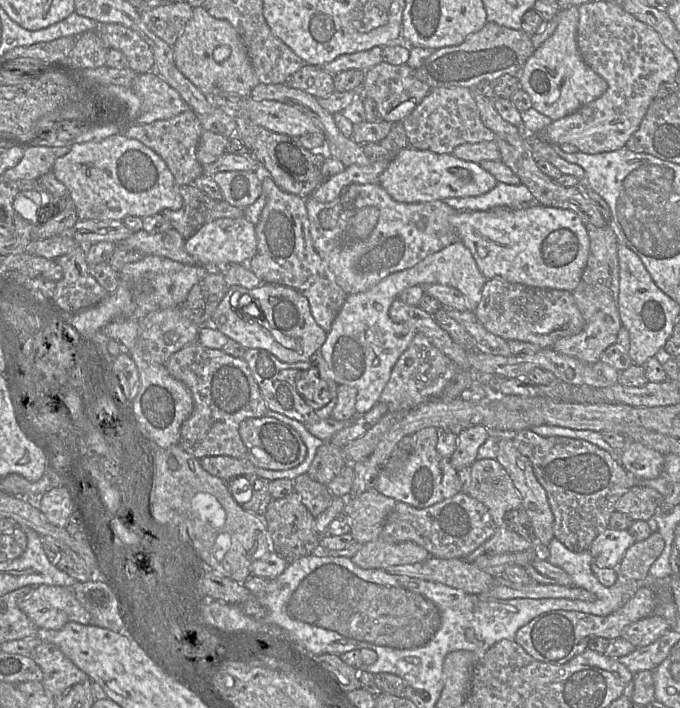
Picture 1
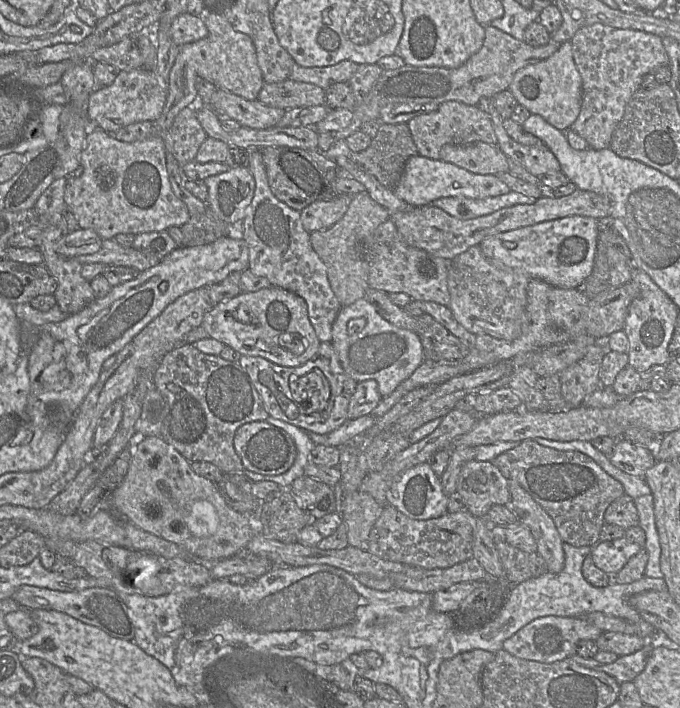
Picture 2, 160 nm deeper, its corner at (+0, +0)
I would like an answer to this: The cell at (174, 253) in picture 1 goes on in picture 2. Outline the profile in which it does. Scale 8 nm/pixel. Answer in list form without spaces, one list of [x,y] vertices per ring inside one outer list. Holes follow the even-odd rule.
[[[111,238],[103,240],[101,248],[93,254],[73,257],[82,265],[101,263],[106,266],[126,266],[139,272],[158,265],[161,260],[153,254],[144,254],[133,247],[123,247]]]

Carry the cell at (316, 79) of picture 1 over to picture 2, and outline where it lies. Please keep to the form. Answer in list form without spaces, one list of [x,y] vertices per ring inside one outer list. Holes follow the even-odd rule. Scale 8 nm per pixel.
[[[286,79],[282,82],[265,83],[257,100],[284,110],[325,104],[326,92],[311,83]]]

